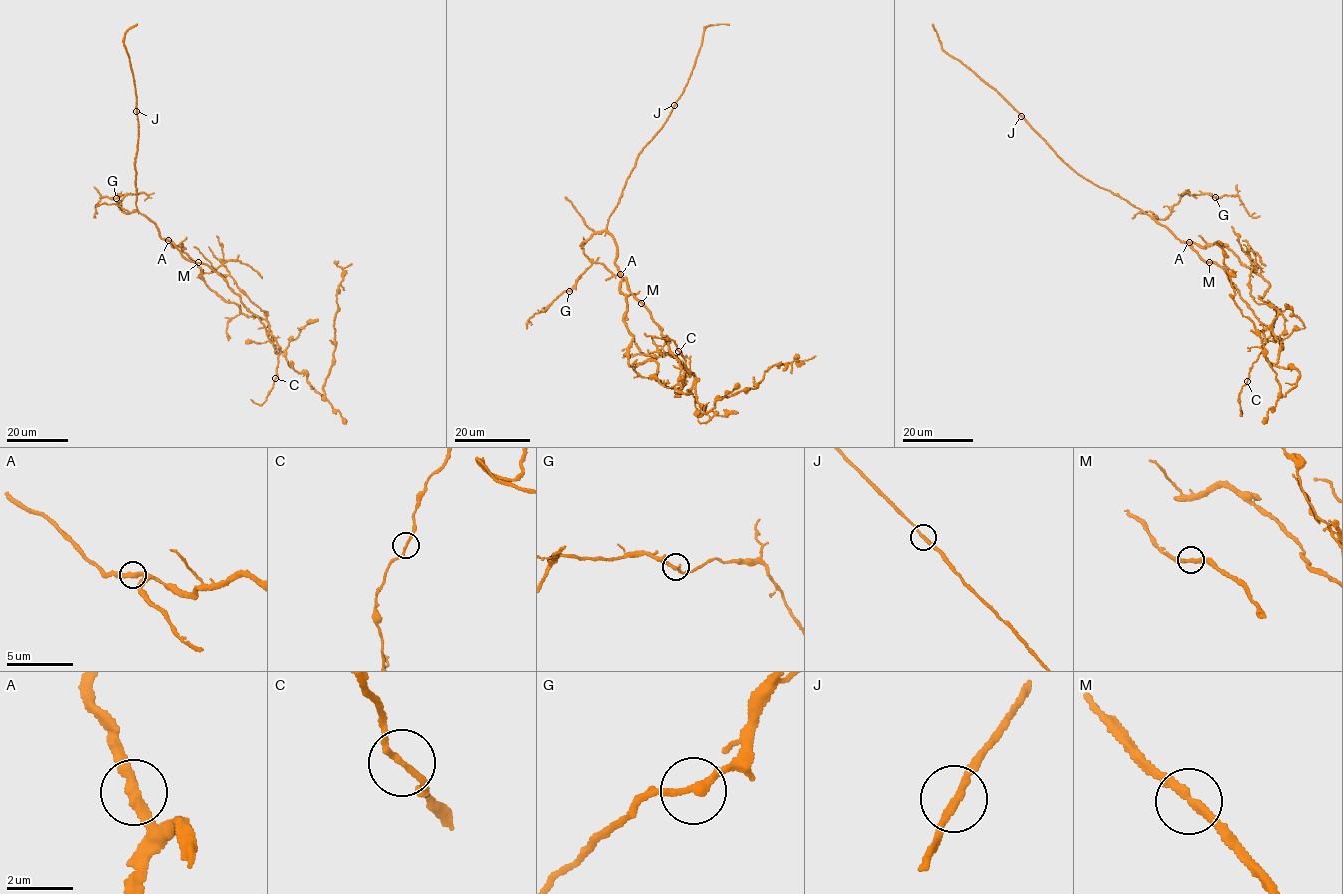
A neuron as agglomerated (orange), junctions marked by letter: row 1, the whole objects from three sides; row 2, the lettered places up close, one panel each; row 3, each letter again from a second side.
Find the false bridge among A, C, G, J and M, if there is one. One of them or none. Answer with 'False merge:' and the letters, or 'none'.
False merge: none

